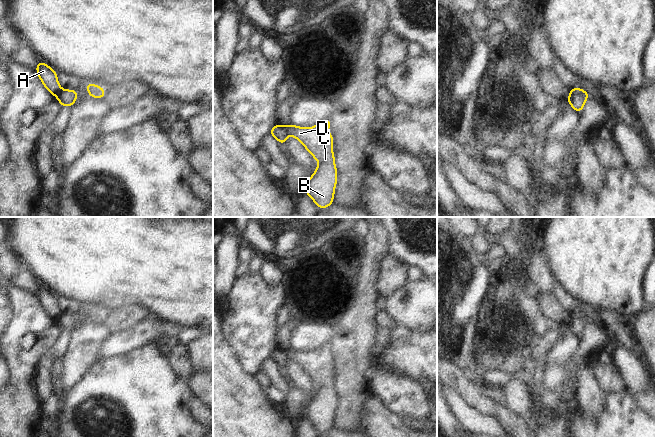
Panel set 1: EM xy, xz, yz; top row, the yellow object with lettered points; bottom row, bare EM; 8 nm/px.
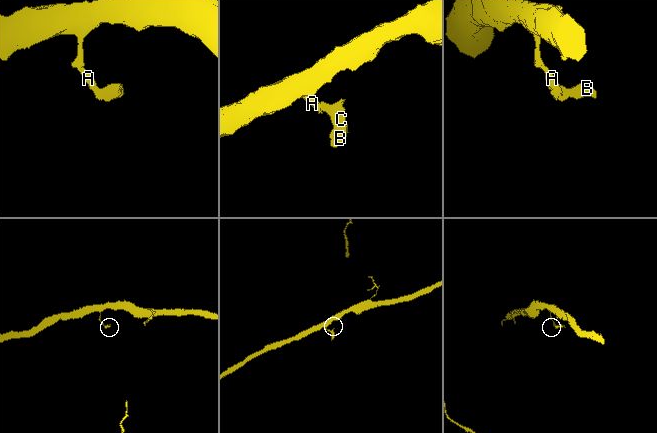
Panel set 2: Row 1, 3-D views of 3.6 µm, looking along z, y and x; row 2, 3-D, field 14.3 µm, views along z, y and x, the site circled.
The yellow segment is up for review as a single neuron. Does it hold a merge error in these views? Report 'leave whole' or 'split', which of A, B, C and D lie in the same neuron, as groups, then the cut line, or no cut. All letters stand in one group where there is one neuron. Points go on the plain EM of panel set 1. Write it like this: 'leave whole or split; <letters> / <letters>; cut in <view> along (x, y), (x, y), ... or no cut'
split; A / B C D; cut in yz along (570, 314), (579, 317), (584, 324)

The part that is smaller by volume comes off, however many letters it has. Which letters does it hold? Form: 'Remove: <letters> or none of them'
Remove: B, C, D.

